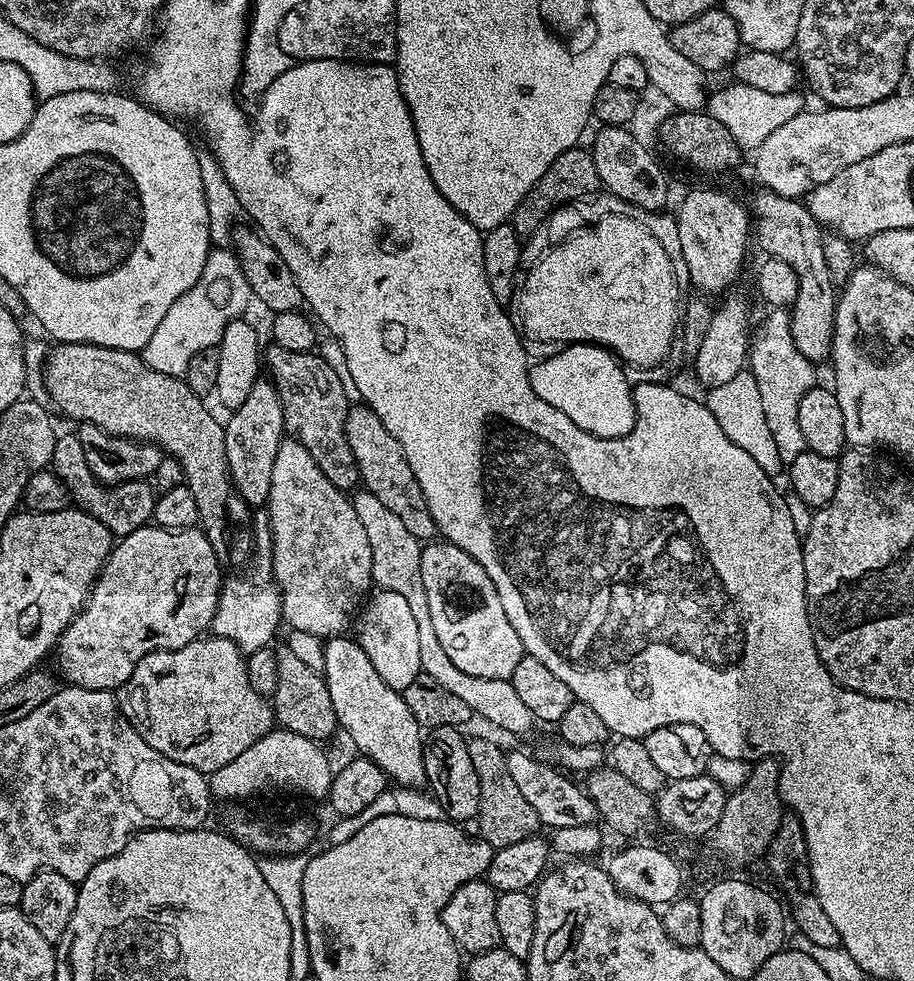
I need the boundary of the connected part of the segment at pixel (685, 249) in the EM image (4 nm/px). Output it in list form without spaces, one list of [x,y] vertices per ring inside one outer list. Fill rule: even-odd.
[[[696,188],[681,202],[675,218],[680,239],[679,259],[688,267],[688,276],[696,287],[693,289],[704,294],[727,293],[744,264],[744,239],[750,236],[749,209],[720,188]]]

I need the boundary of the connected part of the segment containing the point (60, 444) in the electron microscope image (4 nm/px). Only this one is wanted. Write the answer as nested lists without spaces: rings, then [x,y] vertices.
[[[75,434],[57,435],[50,468],[66,486],[71,503],[86,514],[98,518],[102,526],[111,530],[113,537],[123,538],[134,534],[134,530],[145,527],[152,520],[158,495],[155,487],[148,480],[131,480],[115,486],[100,483],[86,463],[86,454],[82,454],[82,442],[78,442]]]

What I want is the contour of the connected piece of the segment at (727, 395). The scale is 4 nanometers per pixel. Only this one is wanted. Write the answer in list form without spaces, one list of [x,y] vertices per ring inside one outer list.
[[[749,370],[734,374],[734,378],[722,382],[722,386],[714,386],[707,389],[706,403],[710,414],[714,414],[718,426],[722,426],[722,434],[734,442],[734,446],[742,446],[758,466],[767,476],[773,478],[779,477],[785,464],[778,456],[778,449],[774,444],[773,435],[766,422],[765,411],[762,410],[761,393],[758,391],[758,385],[754,380],[754,374]]]

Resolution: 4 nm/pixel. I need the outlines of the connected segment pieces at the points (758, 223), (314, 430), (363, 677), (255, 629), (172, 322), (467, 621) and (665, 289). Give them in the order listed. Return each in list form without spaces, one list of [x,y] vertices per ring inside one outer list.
[[[760,190],[757,193],[752,204],[750,203],[750,212],[754,217],[754,240],[756,236],[765,257],[773,256],[786,262],[786,266],[790,266],[790,270],[794,270],[794,274],[798,274],[798,292],[792,303],[789,318],[790,334],[793,335],[794,346],[808,360],[813,362],[827,361],[832,354],[832,335],[836,329],[838,288],[832,283],[830,270],[826,270],[826,258],[822,255],[822,242],[825,237],[822,225],[810,214],[807,203],[801,202],[799,199],[780,196],[777,192],[767,190]]]
[[[273,343],[263,349],[262,364],[278,390],[287,435],[310,450],[310,458],[318,462],[318,470],[322,470],[334,486],[341,490],[355,489],[360,484],[360,471],[346,442],[344,429],[350,398],[346,390],[342,390],[338,374],[334,374],[315,351],[282,350],[282,346]]]
[[[347,635],[329,636],[323,643],[322,675],[330,702],[334,702],[334,714],[342,732],[344,728],[353,746],[360,751],[357,753],[374,761],[393,785],[423,789],[426,781],[422,729],[414,714],[410,714],[410,706],[406,706],[403,695],[382,680],[355,639]]]
[[[267,511],[251,517],[252,521],[252,555],[248,557],[237,576],[223,581],[218,594],[218,606],[212,618],[211,635],[234,642],[241,652],[247,654],[254,650],[269,647],[276,636],[276,631],[282,628],[282,602],[280,588],[276,585],[272,569],[272,527],[268,521]]]
[[[222,246],[213,247],[208,251],[198,282],[170,306],[140,355],[151,369],[182,378],[194,354],[198,354],[198,350],[217,347],[226,326],[244,314],[249,302],[252,302],[249,283],[235,253]]]
[[[447,542],[425,543],[420,550],[420,565],[422,586],[426,590],[426,606],[430,608],[430,623],[434,626],[434,634],[438,634],[438,642],[442,642],[442,650],[446,650],[446,658],[450,658],[450,662],[454,662],[462,674],[511,681],[514,666],[522,662],[526,653],[522,638],[514,634],[514,626],[510,626],[510,618],[506,618],[506,610],[502,610],[502,598],[498,598],[498,590],[494,590],[490,574],[486,574],[486,570],[482,570],[482,566],[478,566],[470,554]]]
[[[604,220],[604,224],[600,224],[600,228],[596,228],[596,232],[585,233],[585,237],[580,243],[580,249],[575,251],[573,246],[566,244],[563,249],[548,256],[548,260],[544,260],[544,264],[540,264],[540,268],[528,268],[525,273],[525,276],[523,273],[522,283],[519,285],[518,295],[514,300],[514,308],[520,311],[518,324],[523,335],[529,341],[531,341],[530,339],[541,340],[544,344],[556,344],[554,346],[597,344],[615,354],[625,365],[633,364],[634,367],[645,368],[645,370],[663,365],[668,351],[674,348],[674,341],[678,336],[678,321],[682,315],[682,295],[680,296],[680,284],[676,281],[678,268],[670,266],[668,260],[664,260],[664,252],[660,252],[660,244],[656,244],[656,240],[652,240],[652,236],[648,236],[648,232],[644,232],[644,228],[636,228],[636,224],[632,224],[632,220]]]

